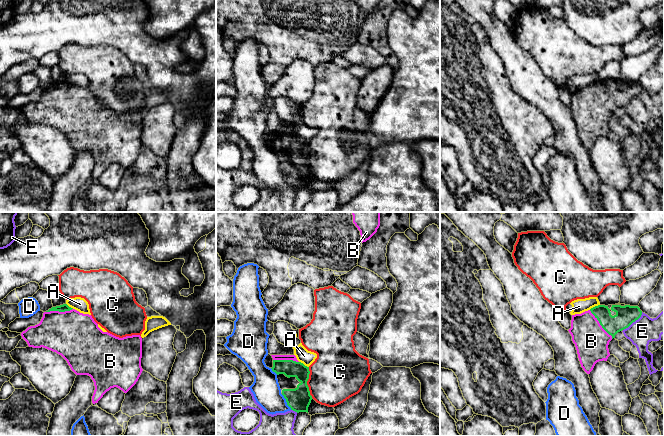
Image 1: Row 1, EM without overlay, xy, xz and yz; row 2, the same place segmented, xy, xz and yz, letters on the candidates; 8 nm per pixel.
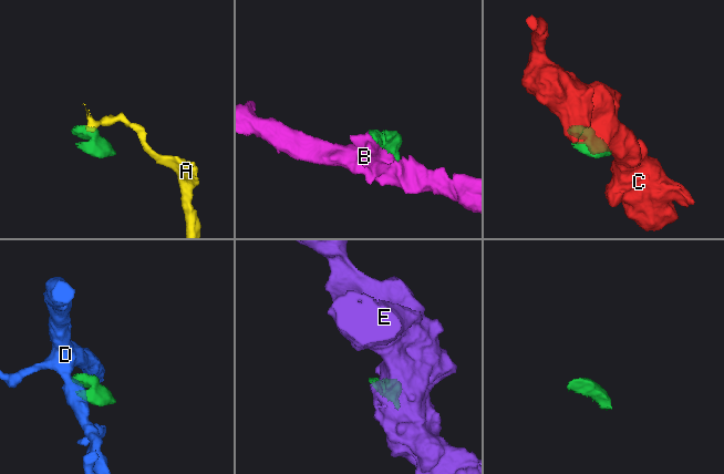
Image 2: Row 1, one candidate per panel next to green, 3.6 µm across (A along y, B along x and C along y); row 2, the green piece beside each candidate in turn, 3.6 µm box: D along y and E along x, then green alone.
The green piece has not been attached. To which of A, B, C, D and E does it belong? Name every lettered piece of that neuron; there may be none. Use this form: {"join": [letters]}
{"join": ["B"]}

